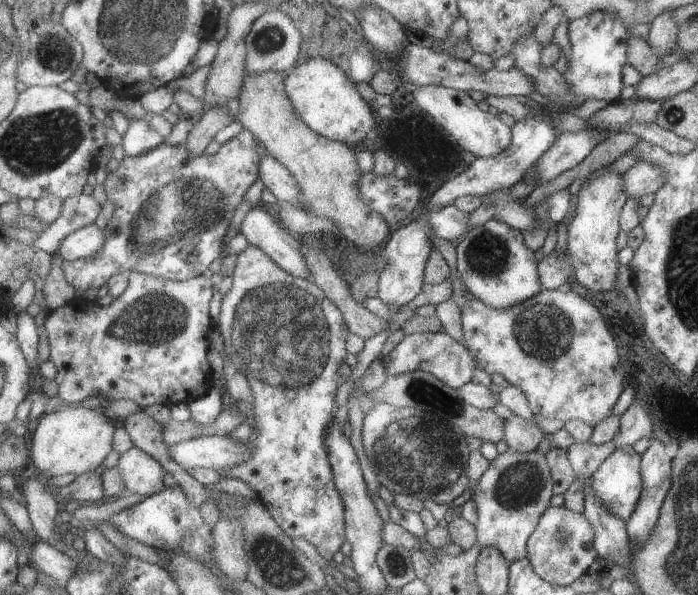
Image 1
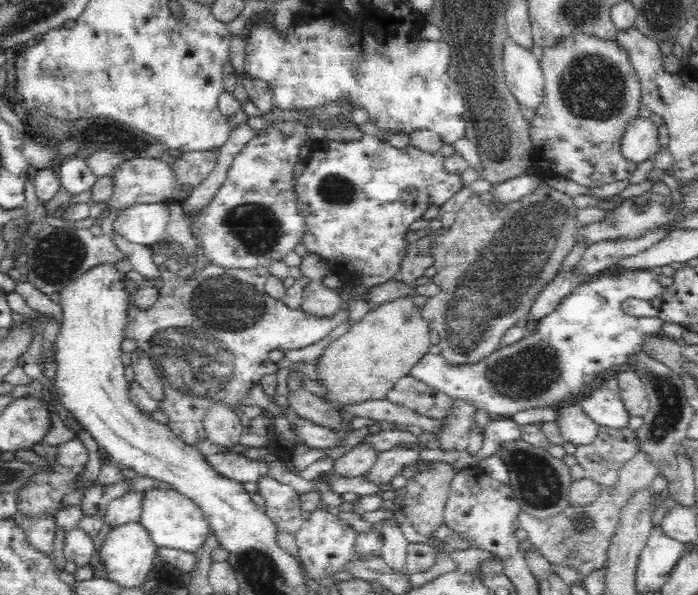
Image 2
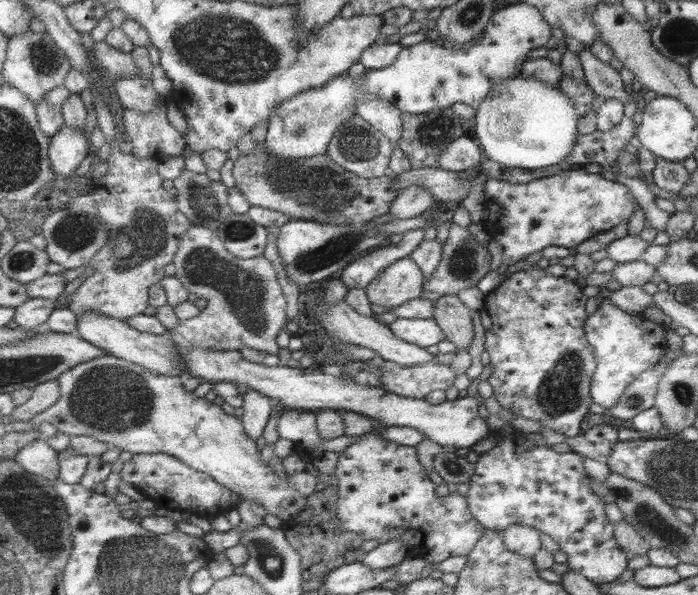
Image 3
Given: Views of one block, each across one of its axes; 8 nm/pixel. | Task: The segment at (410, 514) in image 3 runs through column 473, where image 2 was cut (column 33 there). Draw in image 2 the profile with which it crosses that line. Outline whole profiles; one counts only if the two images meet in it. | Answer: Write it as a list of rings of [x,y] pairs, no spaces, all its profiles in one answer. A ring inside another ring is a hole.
[[[16,511],[13,518],[25,532],[28,544],[31,544],[32,548],[43,552],[43,555],[54,558],[52,552],[57,530],[54,517],[24,517],[21,512]]]

